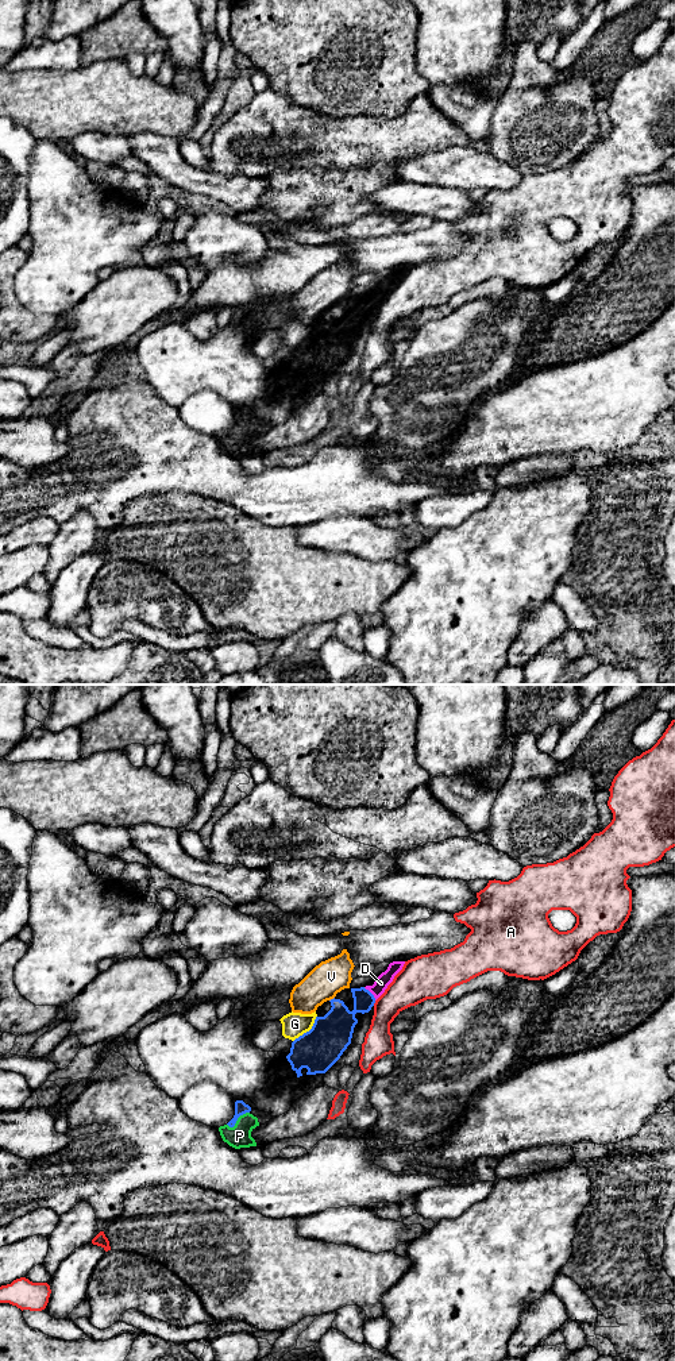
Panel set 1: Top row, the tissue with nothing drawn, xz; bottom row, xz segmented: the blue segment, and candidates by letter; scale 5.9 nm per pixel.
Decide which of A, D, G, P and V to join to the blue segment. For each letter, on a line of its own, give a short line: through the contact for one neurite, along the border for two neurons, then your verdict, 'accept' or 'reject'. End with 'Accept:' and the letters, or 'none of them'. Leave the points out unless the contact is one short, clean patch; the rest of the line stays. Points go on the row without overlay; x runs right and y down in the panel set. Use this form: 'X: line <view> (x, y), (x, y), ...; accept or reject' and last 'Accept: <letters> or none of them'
A: line xz (375, 309), (373, 313); reject
D: line xz (339, 330), (344, 330), (370, 301), (381, 292); accept
G: reject
P: line xz (240, 416), (236, 428), (239, 444); accept
V: reject
Accept: D, P

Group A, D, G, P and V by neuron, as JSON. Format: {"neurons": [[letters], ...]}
{"neurons": [["A"], ["D", "P"], ["G"], ["V"]]}

